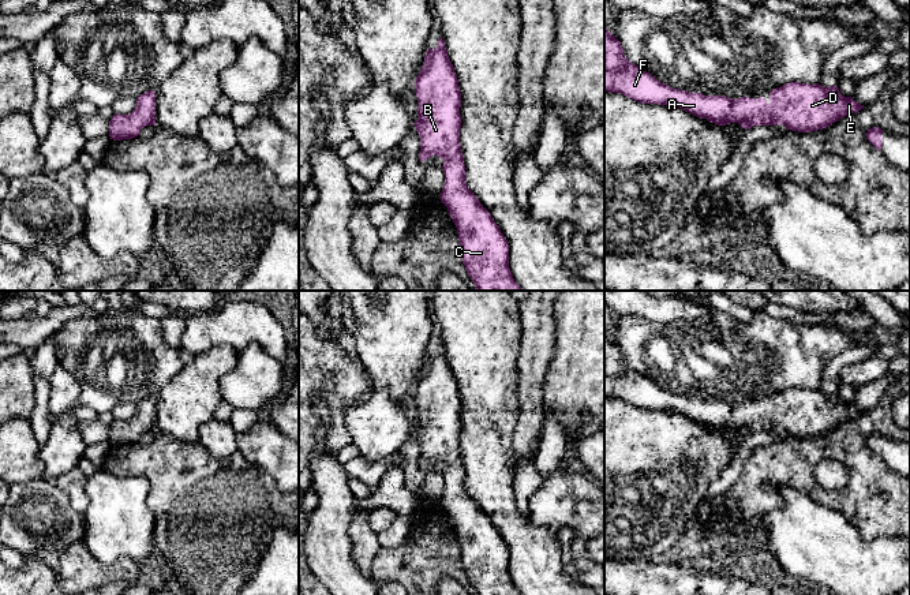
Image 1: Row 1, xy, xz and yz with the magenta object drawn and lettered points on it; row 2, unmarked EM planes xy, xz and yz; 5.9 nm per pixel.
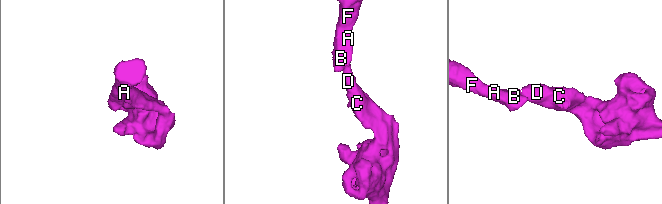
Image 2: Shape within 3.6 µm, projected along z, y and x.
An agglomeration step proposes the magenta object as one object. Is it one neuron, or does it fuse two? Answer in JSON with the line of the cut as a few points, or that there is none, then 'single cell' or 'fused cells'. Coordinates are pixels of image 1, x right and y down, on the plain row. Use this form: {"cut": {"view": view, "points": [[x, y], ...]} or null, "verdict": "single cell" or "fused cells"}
{"cut": null, "verdict": "single cell"}

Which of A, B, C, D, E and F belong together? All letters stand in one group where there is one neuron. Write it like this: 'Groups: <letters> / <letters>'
Groups: A B C D E F

